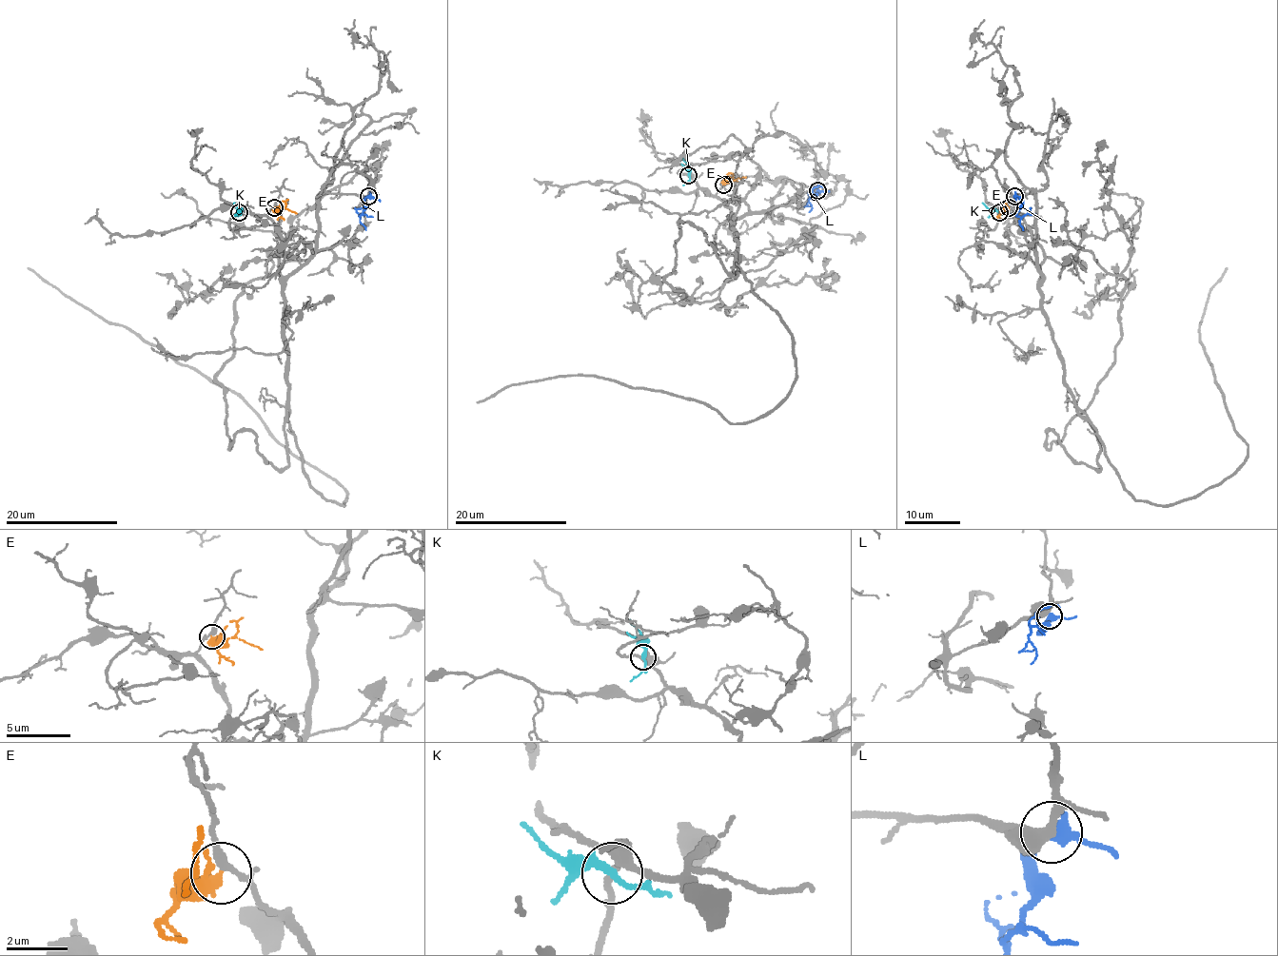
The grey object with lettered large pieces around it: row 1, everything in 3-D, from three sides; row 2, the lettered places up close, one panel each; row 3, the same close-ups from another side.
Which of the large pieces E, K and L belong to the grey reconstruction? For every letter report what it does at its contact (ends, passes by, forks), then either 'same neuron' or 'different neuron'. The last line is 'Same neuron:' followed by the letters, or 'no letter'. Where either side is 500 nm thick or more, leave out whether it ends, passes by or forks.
E: it passes by | different neuron
K: it passes by | different neuron
L: it passes by | different neuron
Same neuron: no letter

